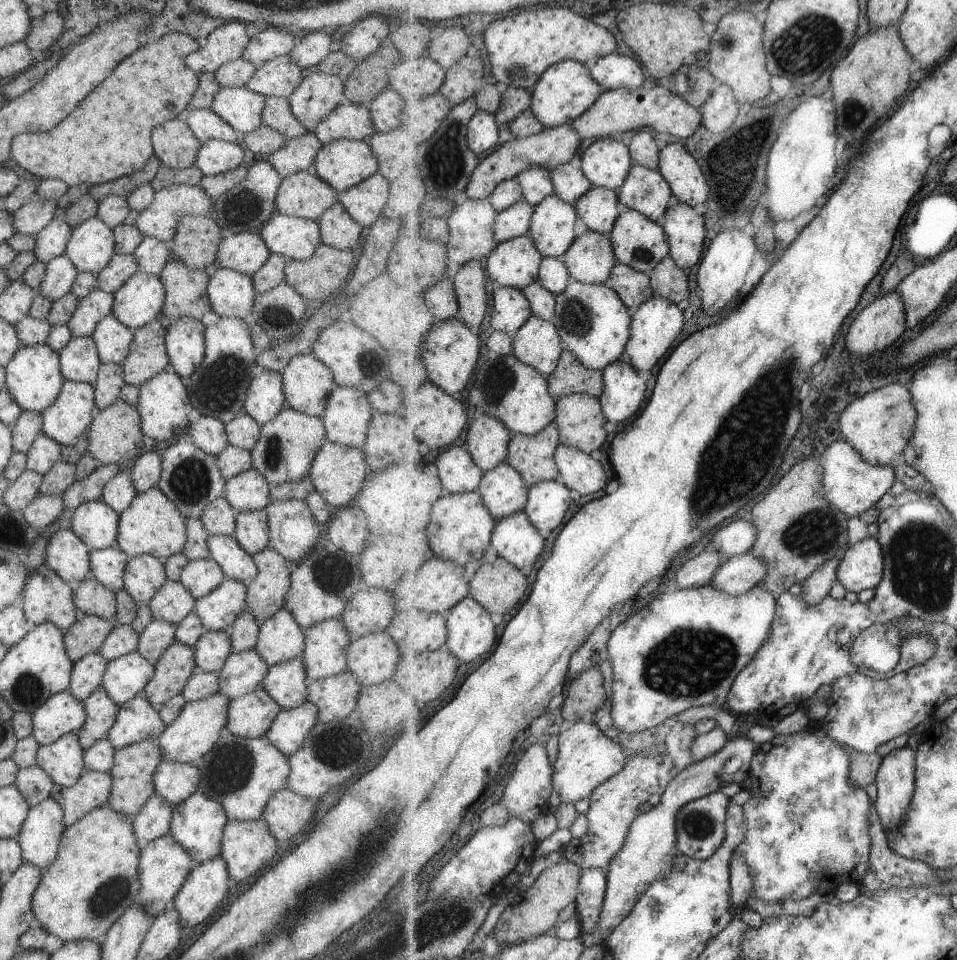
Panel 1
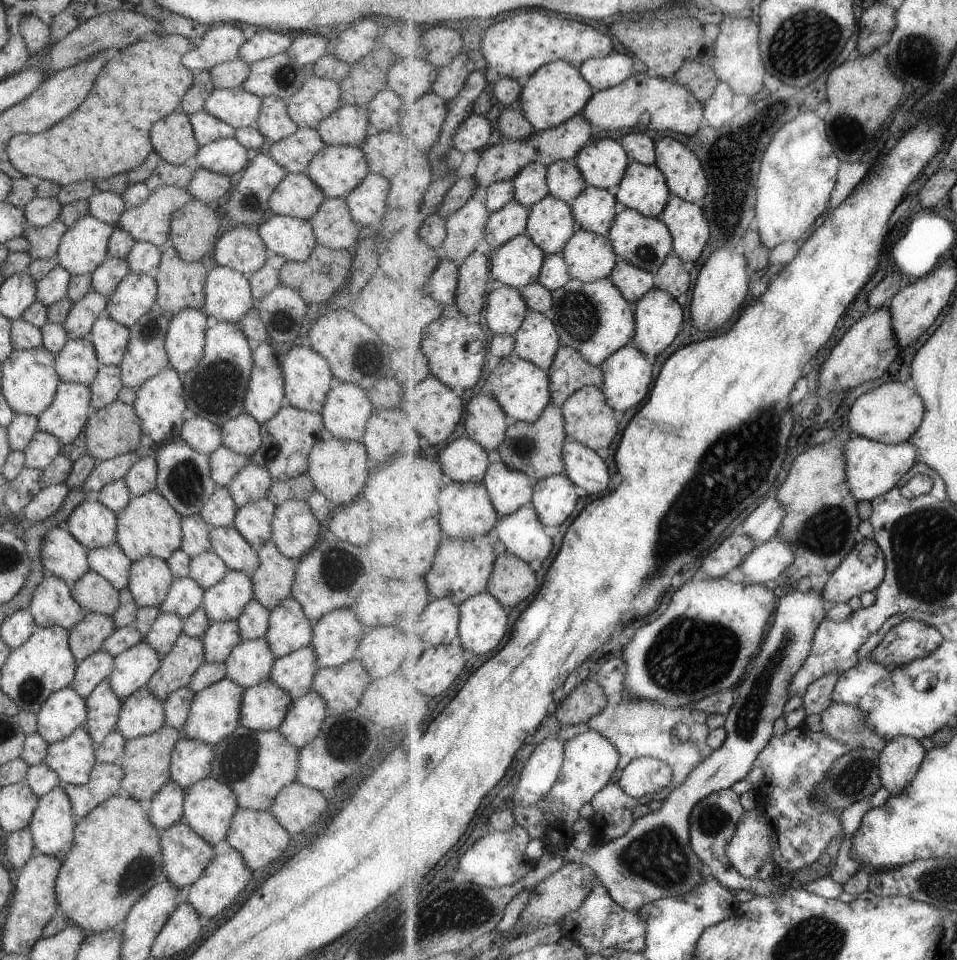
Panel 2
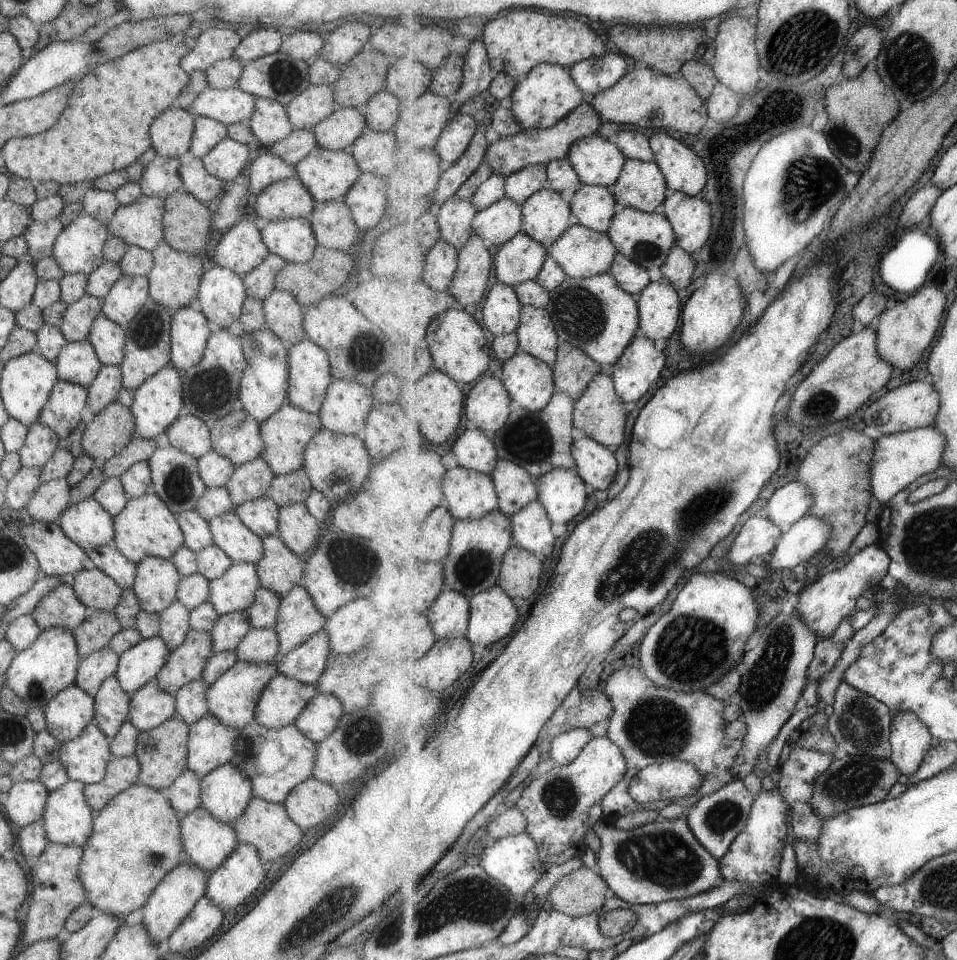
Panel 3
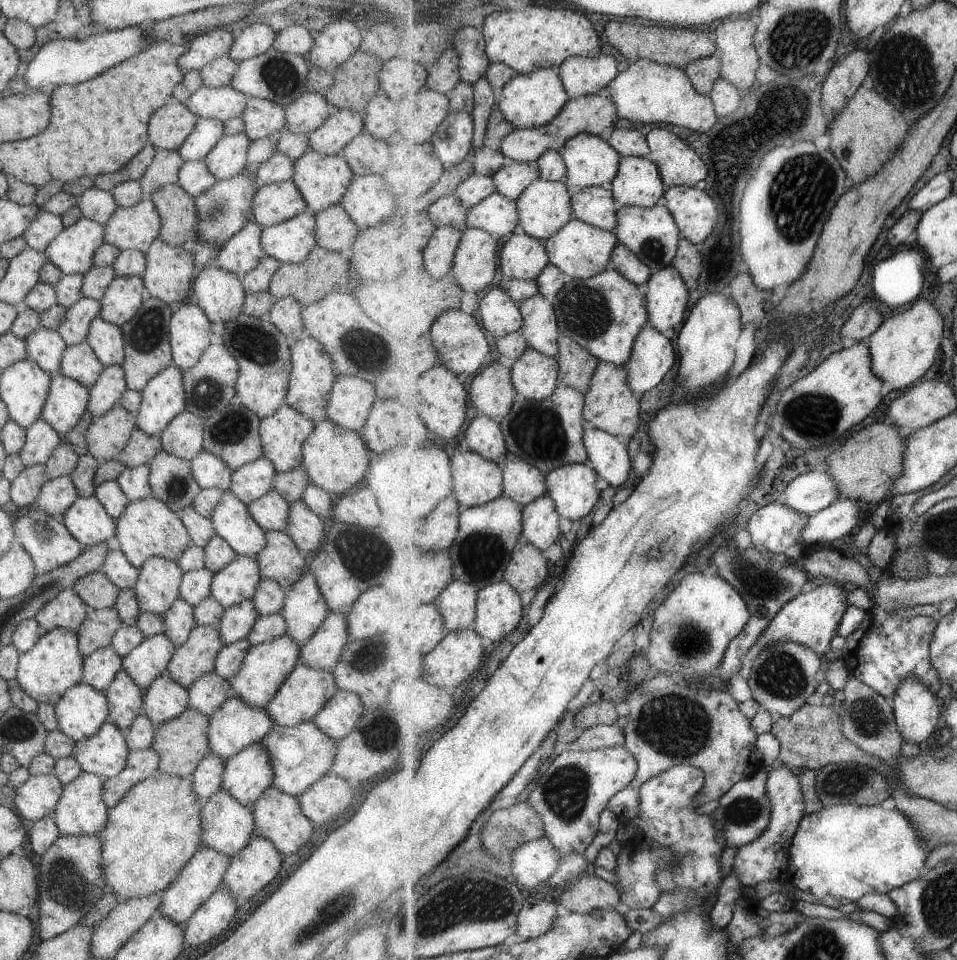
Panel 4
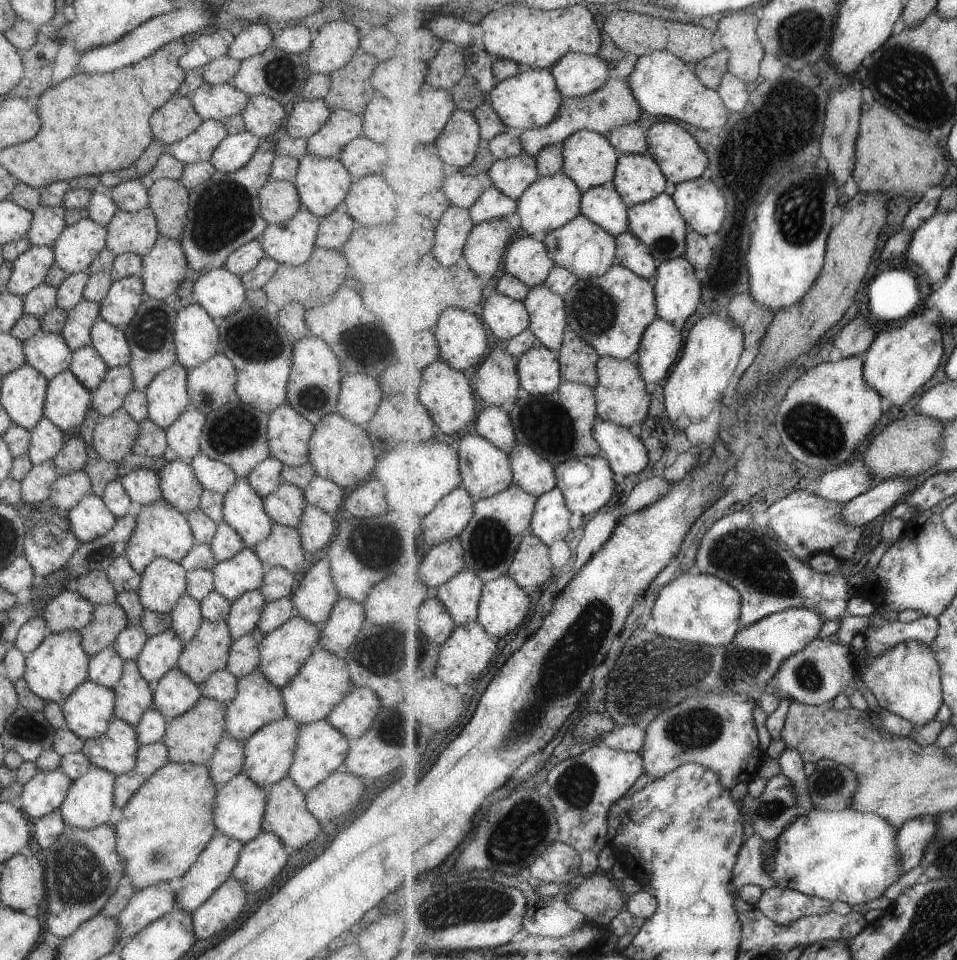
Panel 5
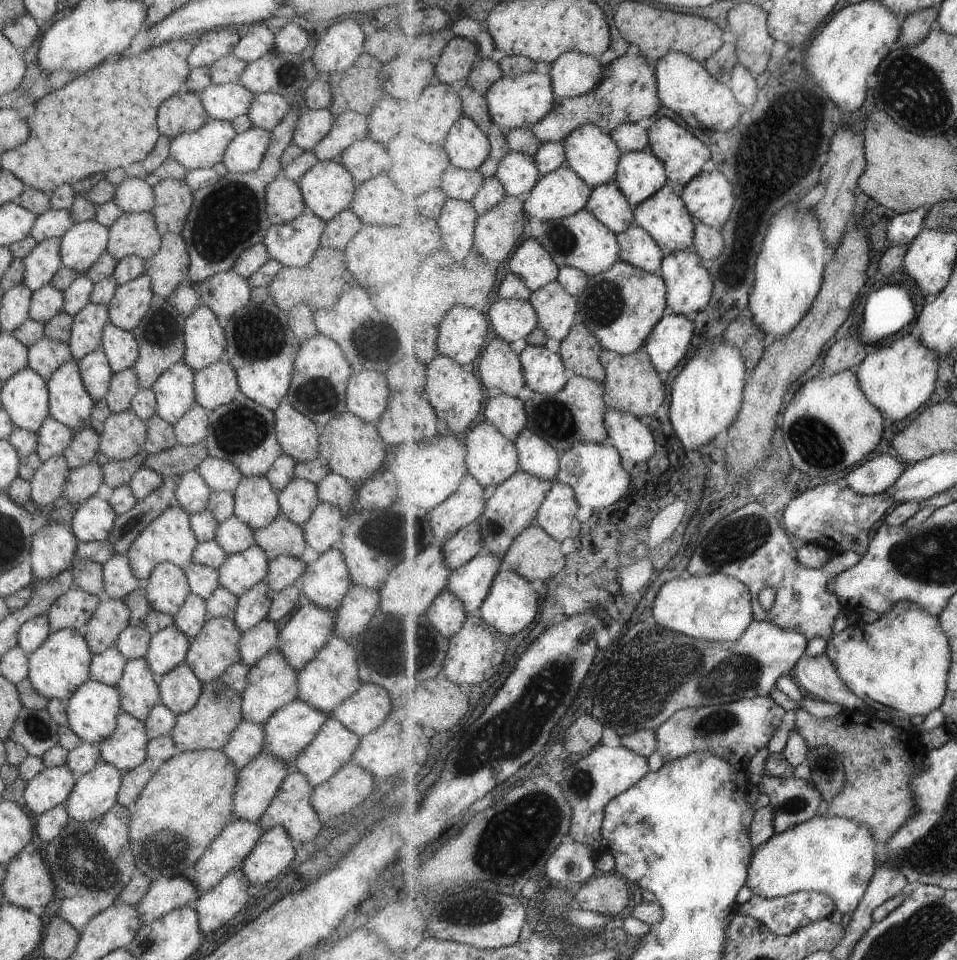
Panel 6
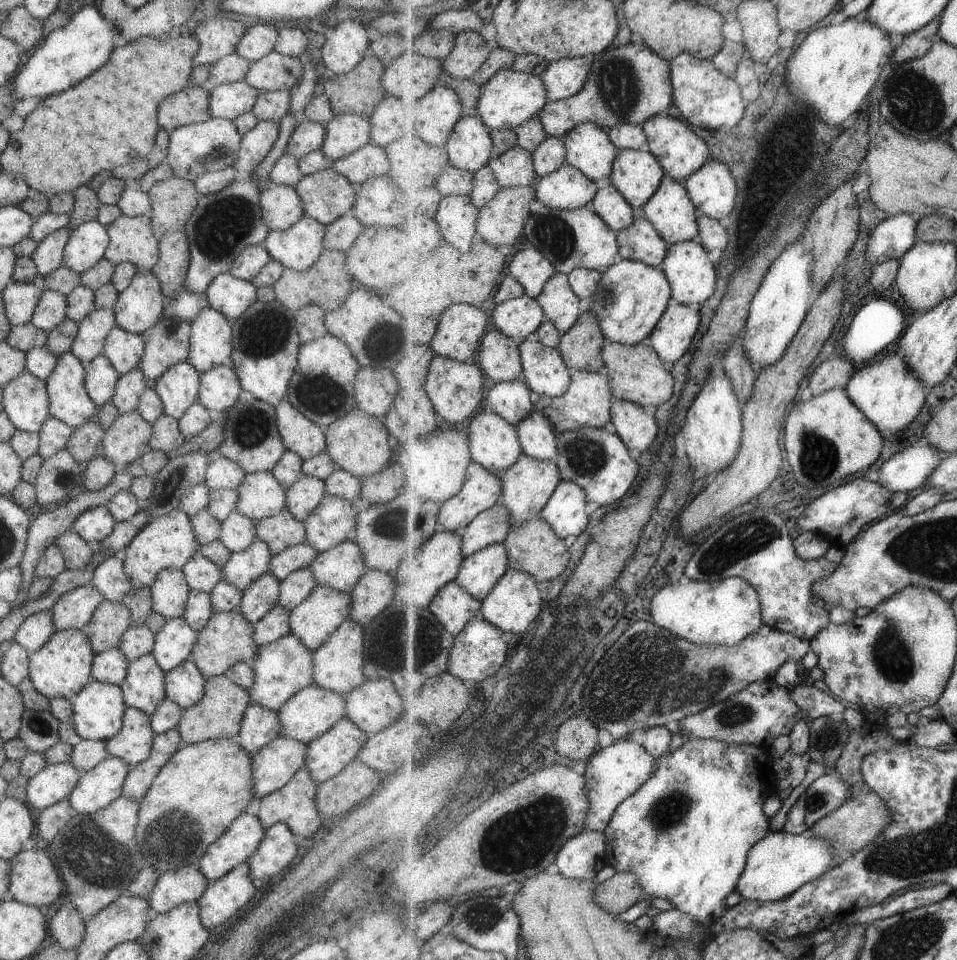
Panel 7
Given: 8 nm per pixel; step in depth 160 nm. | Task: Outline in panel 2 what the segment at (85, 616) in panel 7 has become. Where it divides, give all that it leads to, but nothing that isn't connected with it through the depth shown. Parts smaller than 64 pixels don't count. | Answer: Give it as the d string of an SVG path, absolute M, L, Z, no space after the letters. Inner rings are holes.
M44 575L33 589L27 608L37 626L57 625L68 631L87 614L71 598L69 585L56 576Z

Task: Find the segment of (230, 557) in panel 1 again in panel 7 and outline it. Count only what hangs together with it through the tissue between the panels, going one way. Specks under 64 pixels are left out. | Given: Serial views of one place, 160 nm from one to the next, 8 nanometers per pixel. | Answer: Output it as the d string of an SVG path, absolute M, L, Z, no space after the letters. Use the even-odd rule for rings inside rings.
M270 472L245 474L236 489L234 512L254 523L278 514L284 508L284 489Z

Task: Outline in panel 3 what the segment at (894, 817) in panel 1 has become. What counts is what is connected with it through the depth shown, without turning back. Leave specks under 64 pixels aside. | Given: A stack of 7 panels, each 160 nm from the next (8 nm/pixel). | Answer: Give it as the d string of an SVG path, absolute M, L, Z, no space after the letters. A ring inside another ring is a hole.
M903 709L892 717L891 742L891 761L909 777L917 772L933 746L933 735L914 710Z

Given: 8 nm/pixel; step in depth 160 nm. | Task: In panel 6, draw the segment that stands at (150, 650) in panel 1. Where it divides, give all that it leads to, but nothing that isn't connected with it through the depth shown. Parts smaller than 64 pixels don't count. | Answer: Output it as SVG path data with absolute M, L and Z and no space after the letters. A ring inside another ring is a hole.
M189 592L182 606L173 614L172 624L176 630L187 636L191 640L199 634L199 630L207 620L205 602Z

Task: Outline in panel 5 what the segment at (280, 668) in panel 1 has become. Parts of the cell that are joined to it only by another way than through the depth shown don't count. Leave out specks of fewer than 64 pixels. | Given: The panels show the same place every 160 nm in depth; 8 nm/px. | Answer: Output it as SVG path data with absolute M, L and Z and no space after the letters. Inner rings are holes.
M338 598L319 630L316 648L343 659L363 625L361 602Z

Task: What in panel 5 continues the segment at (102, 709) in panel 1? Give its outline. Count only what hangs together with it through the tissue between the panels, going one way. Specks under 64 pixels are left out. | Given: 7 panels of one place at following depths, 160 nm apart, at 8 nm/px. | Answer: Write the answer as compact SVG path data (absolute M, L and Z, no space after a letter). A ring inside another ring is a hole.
M125 661L119 681L111 688L115 696L112 717L133 727L151 705L151 687L139 676L135 662Z

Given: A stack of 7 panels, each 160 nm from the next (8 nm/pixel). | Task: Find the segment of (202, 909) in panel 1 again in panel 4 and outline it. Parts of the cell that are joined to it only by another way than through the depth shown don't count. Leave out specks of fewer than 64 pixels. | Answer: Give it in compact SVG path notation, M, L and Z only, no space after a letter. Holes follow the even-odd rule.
M252 836L250 841L237 854L230 858L230 863L223 873L221 885L235 899L236 905L241 906L247 898L259 892L265 884L269 884L275 874L281 868L281 856L279 851L267 839Z

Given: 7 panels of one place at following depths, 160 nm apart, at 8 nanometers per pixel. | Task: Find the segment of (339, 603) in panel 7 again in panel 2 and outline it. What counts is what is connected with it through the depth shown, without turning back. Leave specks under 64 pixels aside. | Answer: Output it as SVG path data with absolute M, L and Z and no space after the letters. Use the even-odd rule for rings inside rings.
M223 677L221 680L194 693L190 702L187 720L179 731L180 737L199 741L213 746L222 738L229 736L239 726L239 707L244 688L236 685L232 680Z

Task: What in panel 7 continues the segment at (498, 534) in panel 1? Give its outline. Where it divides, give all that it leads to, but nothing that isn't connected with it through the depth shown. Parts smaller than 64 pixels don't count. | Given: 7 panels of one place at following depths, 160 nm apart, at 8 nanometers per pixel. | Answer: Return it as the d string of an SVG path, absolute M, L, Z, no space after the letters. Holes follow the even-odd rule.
M562 481L540 518L550 523L560 538L583 534L589 526L586 491L571 481Z

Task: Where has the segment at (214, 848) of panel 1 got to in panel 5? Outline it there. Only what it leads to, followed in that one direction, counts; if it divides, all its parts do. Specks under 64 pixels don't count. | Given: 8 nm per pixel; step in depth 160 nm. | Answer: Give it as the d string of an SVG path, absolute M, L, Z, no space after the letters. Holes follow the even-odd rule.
M285 715L277 722L269 722L261 726L261 729L251 734L251 737L243 743L243 764L241 764L240 773L245 774L249 782L265 790L284 778L293 759L298 729L299 725Z

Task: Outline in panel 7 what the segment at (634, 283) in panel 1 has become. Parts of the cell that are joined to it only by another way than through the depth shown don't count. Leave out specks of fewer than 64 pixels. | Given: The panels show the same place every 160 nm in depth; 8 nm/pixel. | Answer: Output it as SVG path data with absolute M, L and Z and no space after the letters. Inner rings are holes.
M644 216L635 218L632 226L618 232L621 259L641 261L649 266L659 267L670 249L655 226Z

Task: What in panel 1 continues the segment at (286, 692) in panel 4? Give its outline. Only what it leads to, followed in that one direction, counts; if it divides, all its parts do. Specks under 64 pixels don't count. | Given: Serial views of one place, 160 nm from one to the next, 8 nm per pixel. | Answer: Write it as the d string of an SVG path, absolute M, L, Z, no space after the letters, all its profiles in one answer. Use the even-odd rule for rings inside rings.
M262 688L231 699L227 705L225 728L233 736L254 739L264 736L280 706Z

